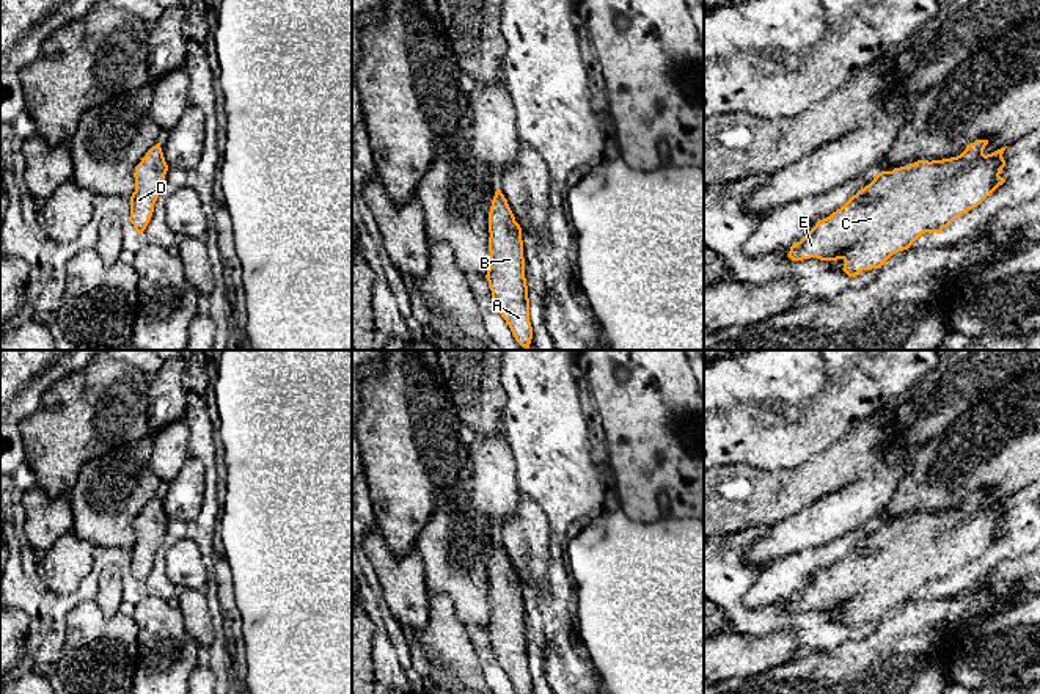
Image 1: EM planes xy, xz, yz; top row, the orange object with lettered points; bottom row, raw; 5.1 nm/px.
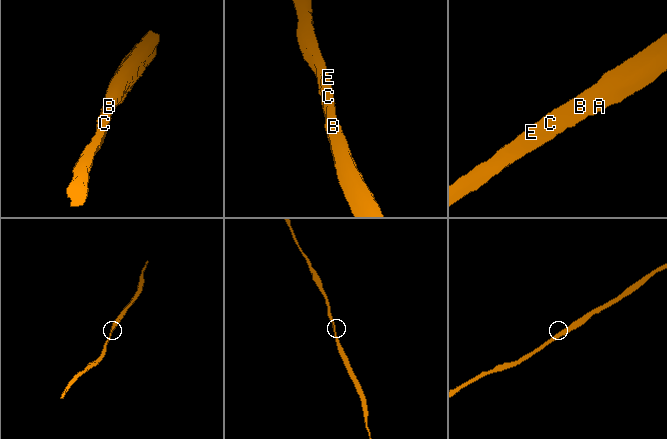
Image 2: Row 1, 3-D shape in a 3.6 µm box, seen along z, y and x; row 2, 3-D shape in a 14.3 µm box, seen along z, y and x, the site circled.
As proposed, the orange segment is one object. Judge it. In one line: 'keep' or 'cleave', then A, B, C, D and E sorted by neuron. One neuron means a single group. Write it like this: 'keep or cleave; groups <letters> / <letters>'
keep; groups A B C D E

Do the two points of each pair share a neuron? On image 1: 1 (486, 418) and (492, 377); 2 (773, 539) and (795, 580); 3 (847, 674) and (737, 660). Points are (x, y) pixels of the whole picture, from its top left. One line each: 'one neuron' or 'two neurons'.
1: one neuron
2: two neurons
3: two neurons

